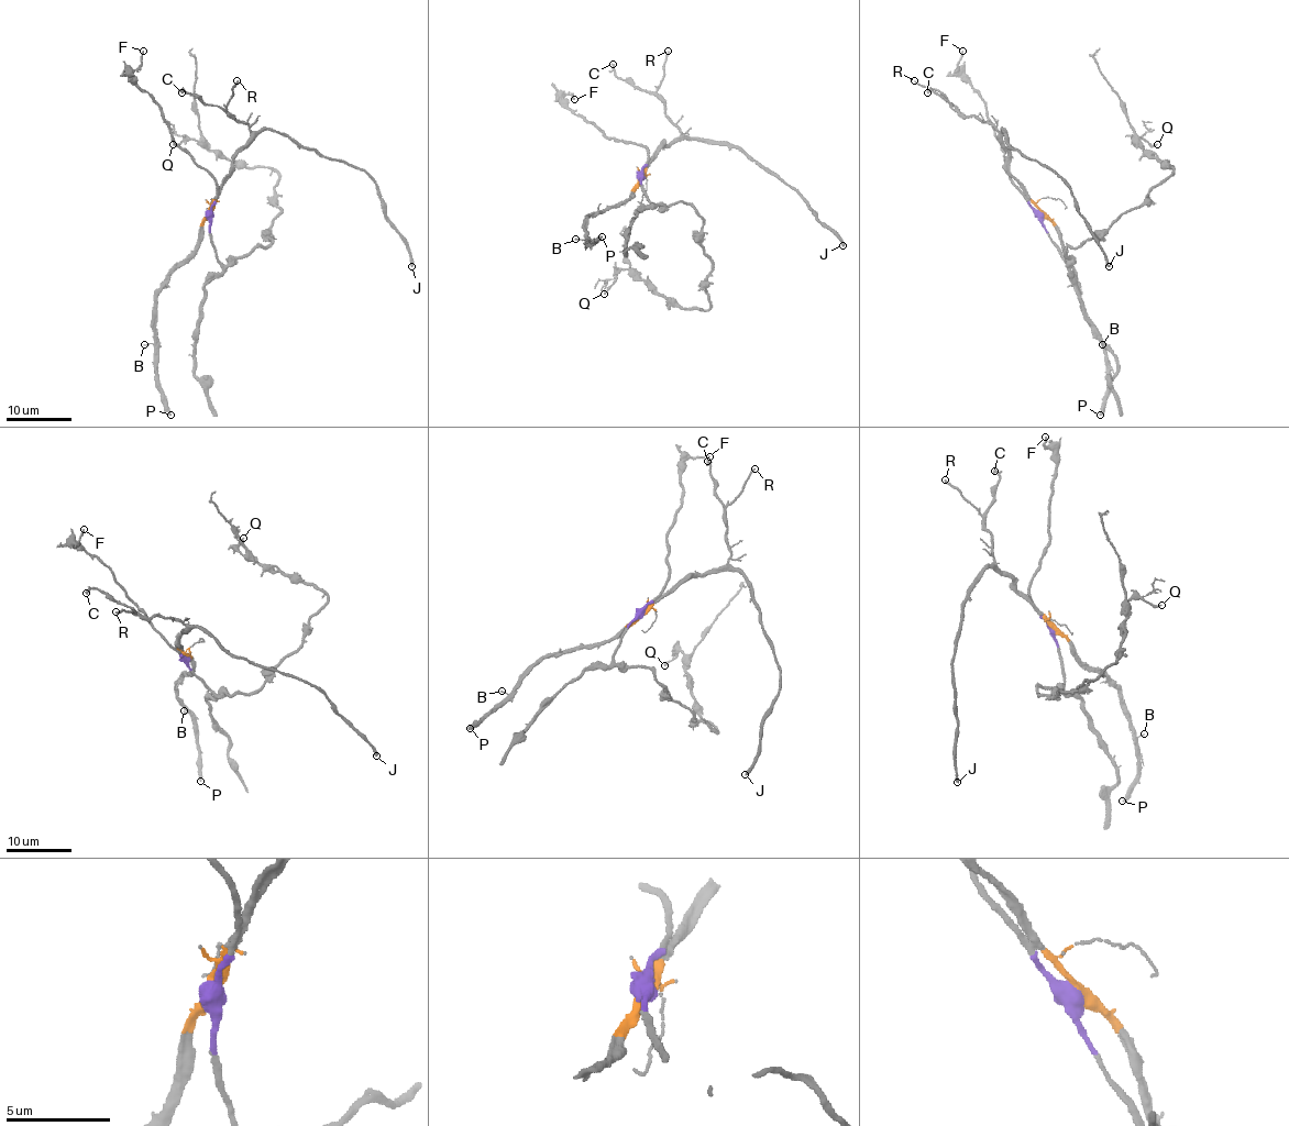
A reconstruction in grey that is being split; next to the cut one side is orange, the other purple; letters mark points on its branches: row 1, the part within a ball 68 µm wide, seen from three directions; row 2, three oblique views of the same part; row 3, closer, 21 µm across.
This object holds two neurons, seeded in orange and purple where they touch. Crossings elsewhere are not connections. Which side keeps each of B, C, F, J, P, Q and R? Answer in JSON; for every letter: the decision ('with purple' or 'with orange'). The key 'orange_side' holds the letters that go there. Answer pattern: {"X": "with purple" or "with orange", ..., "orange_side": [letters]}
{"B": "with orange", "C": "with orange", "F": "with purple", "J": "with orange", "P": "with orange", "Q": "with purple", "R": "with orange", "orange_side": ["B", "C", "J", "P", "R"]}

